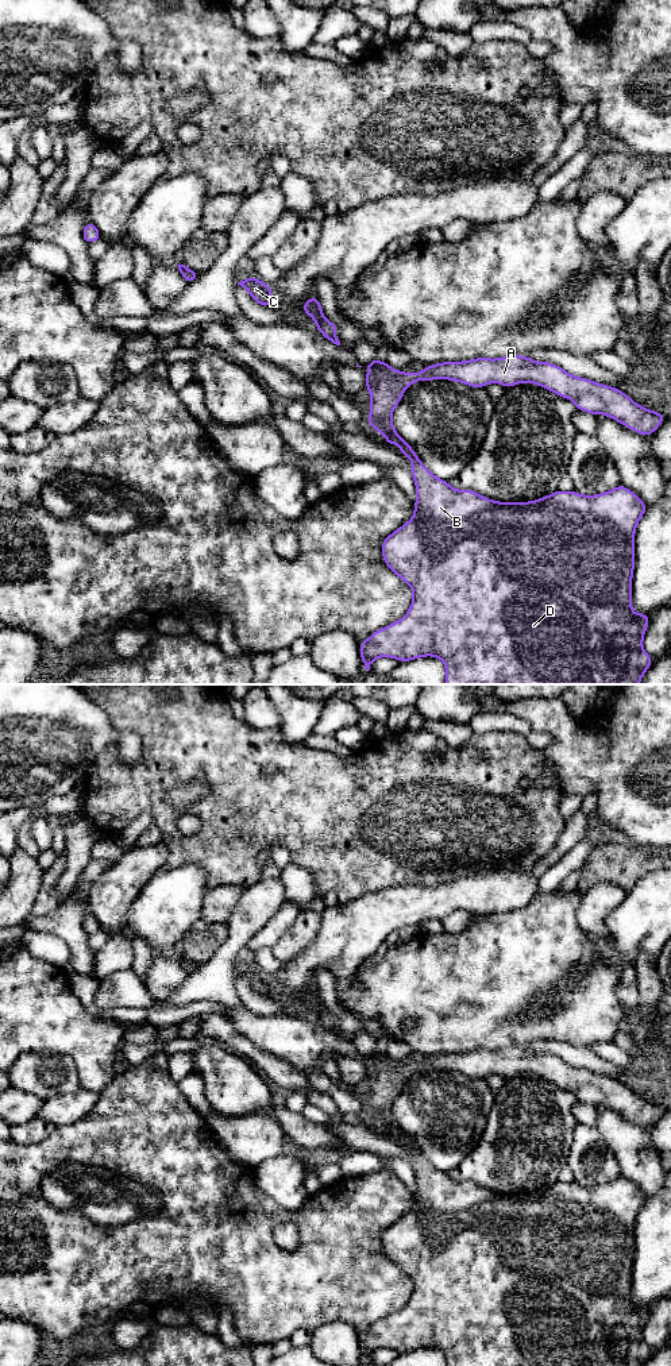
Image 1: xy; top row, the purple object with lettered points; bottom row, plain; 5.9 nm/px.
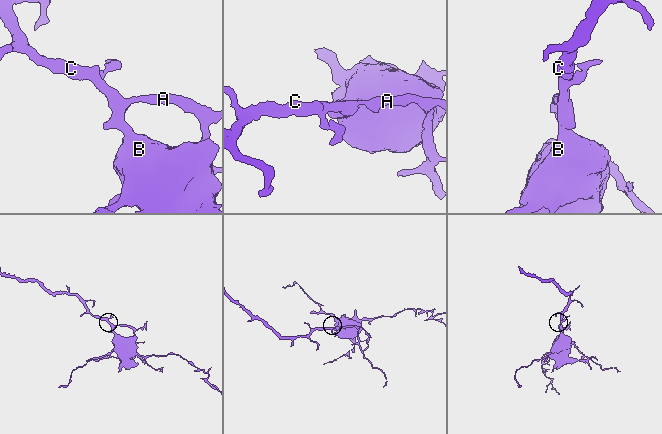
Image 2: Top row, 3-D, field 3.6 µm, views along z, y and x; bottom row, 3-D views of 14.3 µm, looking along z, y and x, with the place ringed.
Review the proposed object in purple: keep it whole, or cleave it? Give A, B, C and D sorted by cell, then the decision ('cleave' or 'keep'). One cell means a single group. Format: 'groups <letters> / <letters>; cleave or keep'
groups A B C D; keep

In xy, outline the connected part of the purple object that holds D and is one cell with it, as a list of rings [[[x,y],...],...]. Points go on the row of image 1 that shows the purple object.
[[[509,355],[497,359],[477,358],[463,362],[441,362],[425,366],[421,374],[398,371],[392,368],[386,362],[379,362],[377,358],[365,367],[369,370],[365,375],[366,389],[370,391],[371,398],[367,424],[386,437],[387,445],[393,445],[396,441],[401,454],[412,460],[410,472],[417,491],[417,499],[413,503],[414,516],[396,532],[389,535],[381,547],[385,564],[410,586],[413,601],[404,618],[378,629],[367,640],[359,644],[360,659],[365,668],[369,671],[371,663],[378,657],[393,657],[400,661],[409,661],[424,656],[433,656],[441,659],[446,665],[446,684],[639,684],[643,675],[652,664],[652,657],[643,649],[643,638],[648,628],[649,614],[635,613],[632,610],[630,595],[635,570],[635,532],[648,506],[632,490],[621,483],[610,491],[595,495],[582,495],[575,490],[568,493],[556,490],[547,497],[531,502],[498,502],[487,499],[473,490],[452,489],[447,481],[436,478],[433,472],[421,463],[413,448],[396,432],[392,414],[408,386],[417,381],[450,379],[466,383],[471,387],[485,387],[491,382],[497,382],[505,389],[517,383],[531,382],[554,391],[559,397],[568,398],[575,404],[578,410],[595,416],[605,414],[645,437],[653,433],[666,417],[660,412],[640,406],[620,389],[571,375],[554,363],[535,362],[529,356]]]

